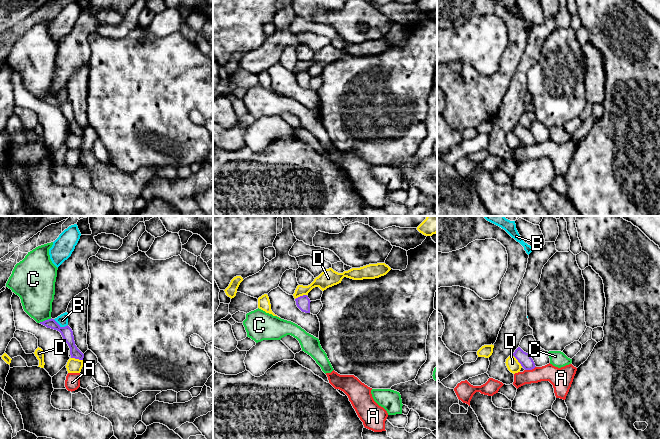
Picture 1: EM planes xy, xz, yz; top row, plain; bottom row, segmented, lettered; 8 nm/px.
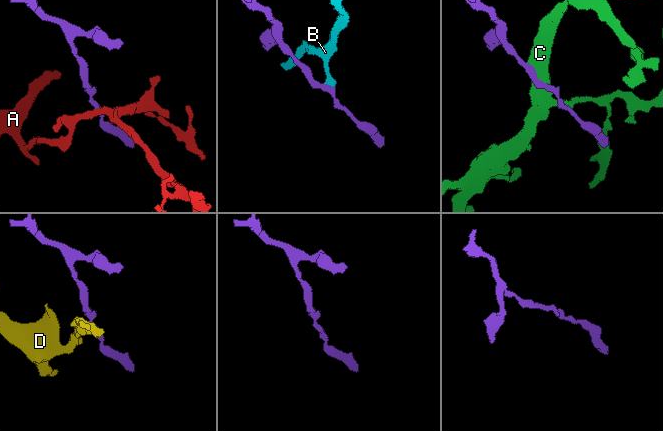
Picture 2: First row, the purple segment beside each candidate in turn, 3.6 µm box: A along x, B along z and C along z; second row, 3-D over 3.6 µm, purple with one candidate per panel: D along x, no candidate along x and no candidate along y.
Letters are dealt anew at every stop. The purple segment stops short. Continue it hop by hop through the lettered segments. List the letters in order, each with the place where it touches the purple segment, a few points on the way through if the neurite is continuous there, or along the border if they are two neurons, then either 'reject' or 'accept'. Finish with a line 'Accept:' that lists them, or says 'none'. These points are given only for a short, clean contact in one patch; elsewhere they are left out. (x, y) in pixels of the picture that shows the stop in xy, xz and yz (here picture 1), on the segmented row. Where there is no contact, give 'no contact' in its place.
A: yz (530, 369) | along yz (535, 366), (525, 370) | reject
B: xy (59, 325) | along xy (53, 319), (61, 326), (67, 325) | reject
C: xy (45, 320) | along xy (51, 318), (39, 322) | reject
D: xy (77, 358) | along xy (71, 357), (82, 360) | reject
Accept: none

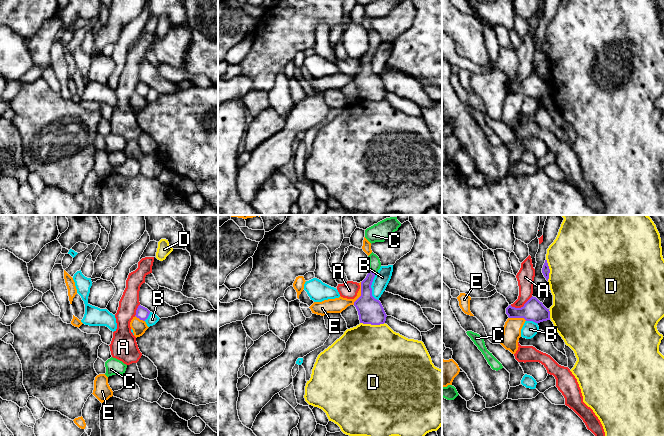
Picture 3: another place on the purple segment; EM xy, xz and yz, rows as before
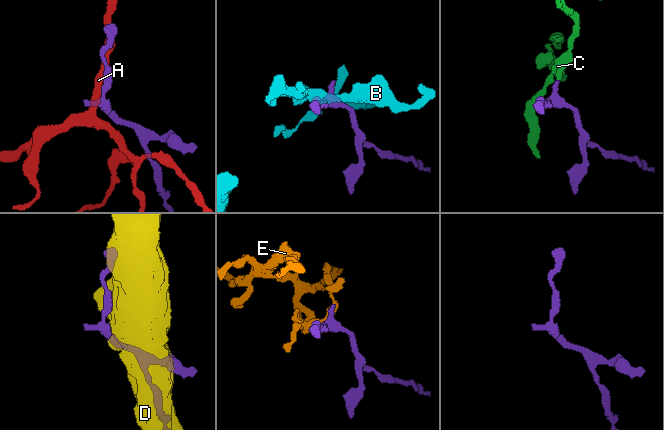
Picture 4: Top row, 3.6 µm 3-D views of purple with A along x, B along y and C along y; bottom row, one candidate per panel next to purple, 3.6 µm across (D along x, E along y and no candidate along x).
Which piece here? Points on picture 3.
A: yz (521, 307) | along yz (532, 296), (520, 307), (512, 307), (510, 305) | reject
B: xz (371, 288) | reject
C: xz (372, 271) | across xz (366, 301), (366, 283), (372, 271), (374, 262) | accept
D: xz (372, 324) | reject
E: xz (361, 293) | along xz (361, 282), (361, 295), (353, 304) | reject
Accept: C

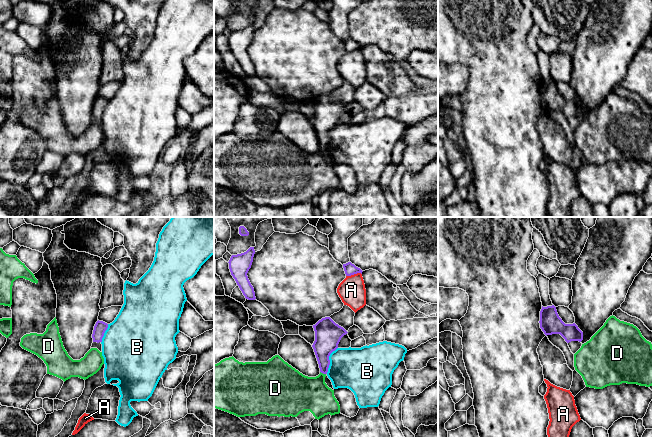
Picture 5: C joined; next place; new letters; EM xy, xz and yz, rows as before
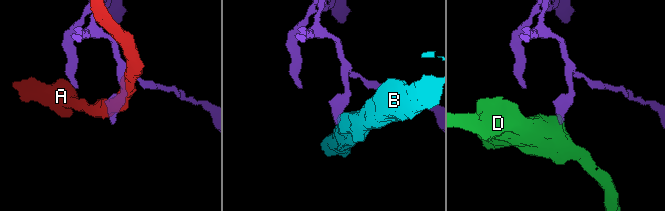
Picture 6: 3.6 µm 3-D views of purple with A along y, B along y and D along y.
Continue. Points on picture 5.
A: xz (353, 274) | reject
B: xz (329, 360) | along xz (337, 347), (329, 356), (329, 367), (326, 373) | reject
D: xz (323, 373) | along xz (320, 371), (325, 374) | reject
Accept: none

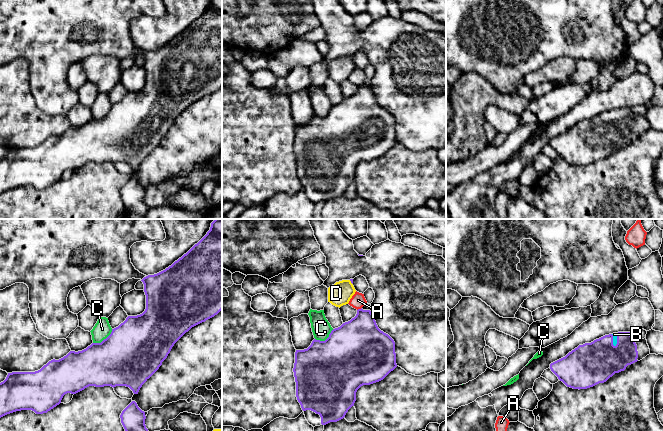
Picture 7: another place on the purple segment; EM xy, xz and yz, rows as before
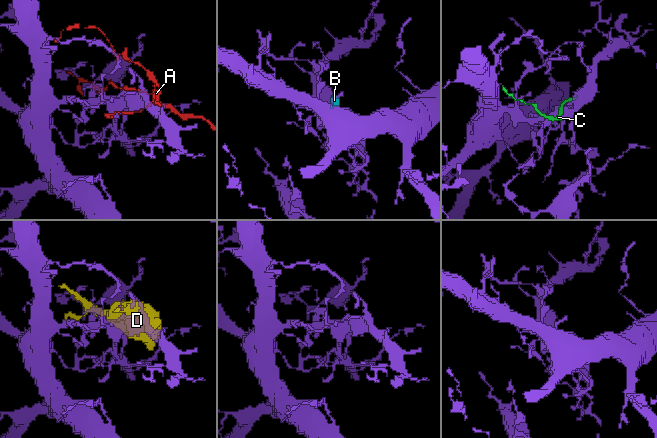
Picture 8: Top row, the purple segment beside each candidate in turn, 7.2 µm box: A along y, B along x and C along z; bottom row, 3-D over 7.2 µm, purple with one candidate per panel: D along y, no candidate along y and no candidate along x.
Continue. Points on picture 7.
A: xz (359, 309) | reject
B: yz (617, 340) | across yz (595, 362), (617, 340), (614, 334) | accept
C: xy (104, 339) | along xy (112, 329), (100, 342), (93, 343) | reject
D: xz (351, 282) | reject
Accept: B

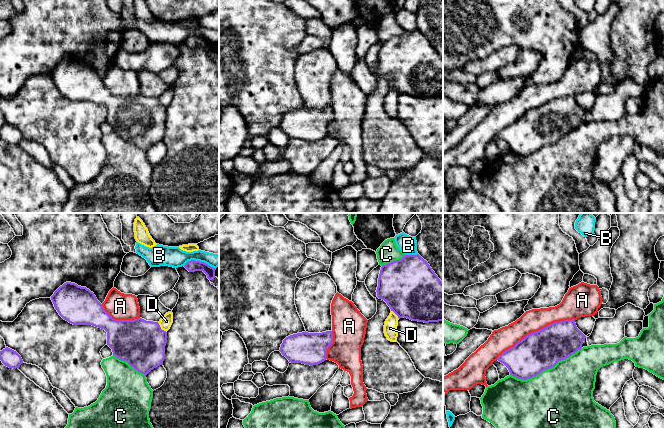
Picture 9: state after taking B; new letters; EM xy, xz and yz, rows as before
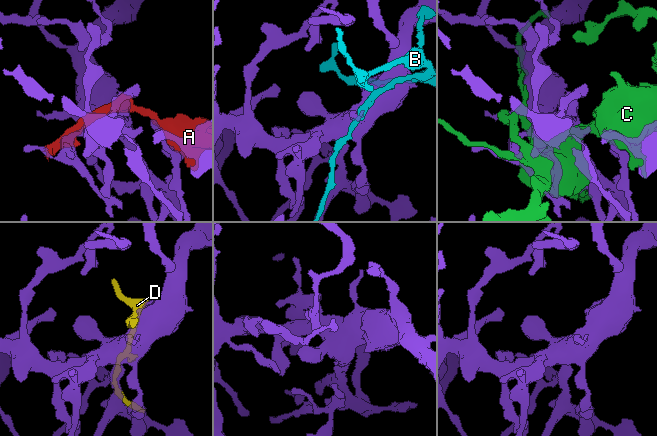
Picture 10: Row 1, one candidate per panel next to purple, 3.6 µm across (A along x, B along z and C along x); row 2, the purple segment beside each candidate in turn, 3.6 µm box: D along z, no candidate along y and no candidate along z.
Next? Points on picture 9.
A: yz (535, 332) | reject
B: xy (199, 261) | reject
C: yz (545, 369) | reject
D: xy (160, 328) | reject
Accept: none

